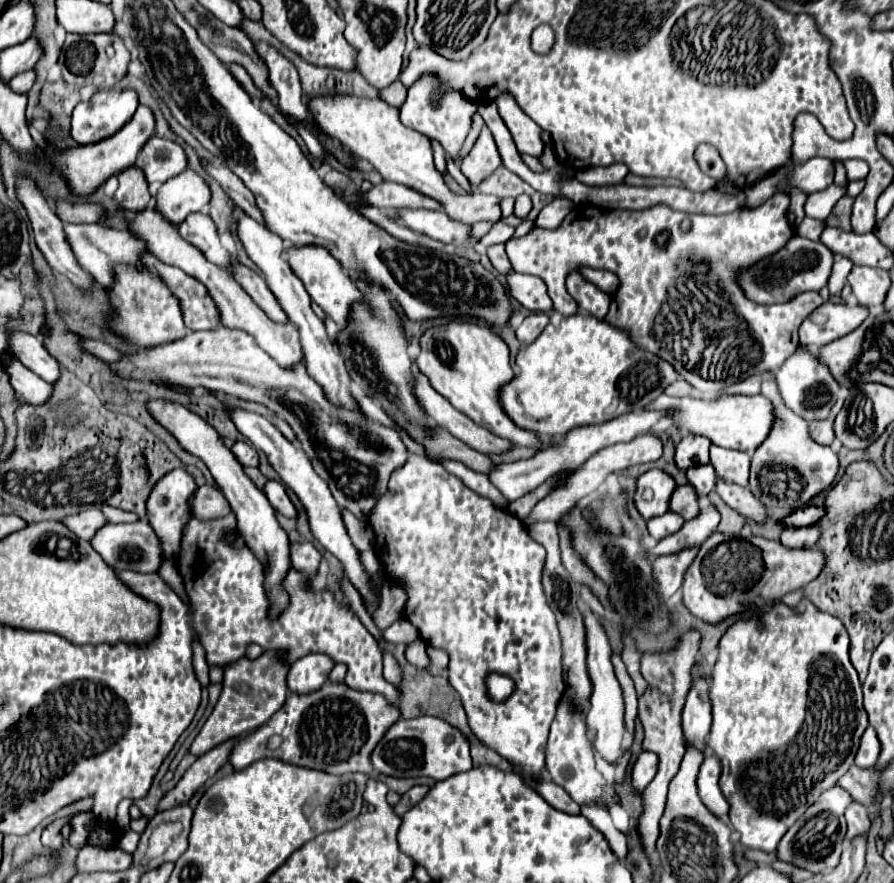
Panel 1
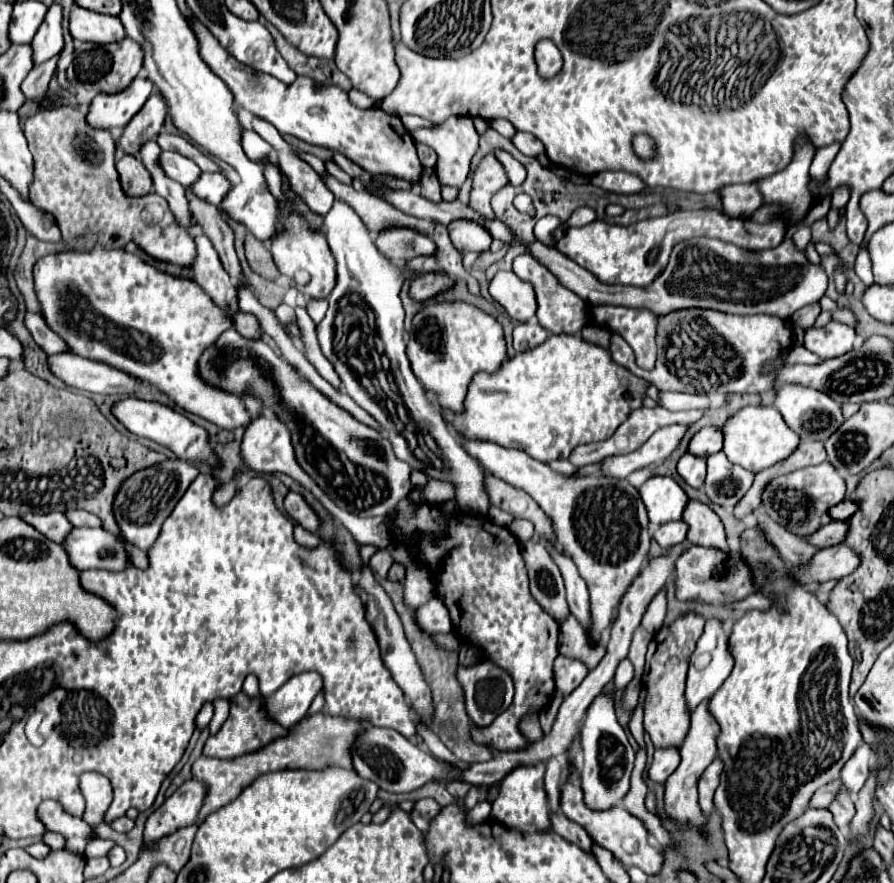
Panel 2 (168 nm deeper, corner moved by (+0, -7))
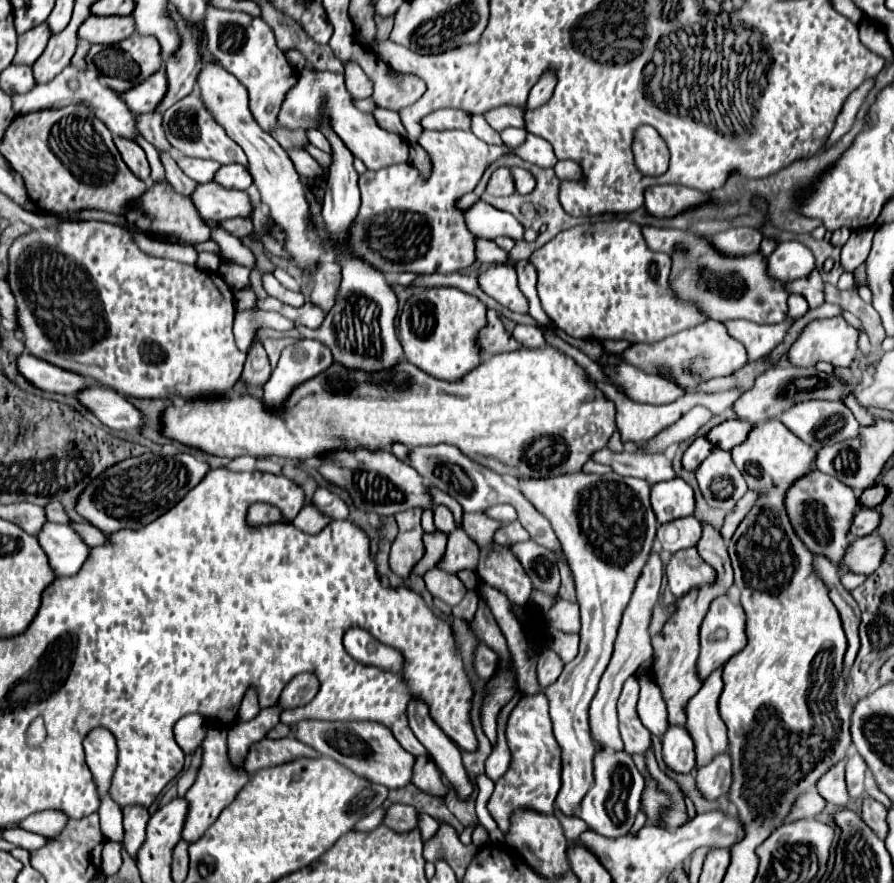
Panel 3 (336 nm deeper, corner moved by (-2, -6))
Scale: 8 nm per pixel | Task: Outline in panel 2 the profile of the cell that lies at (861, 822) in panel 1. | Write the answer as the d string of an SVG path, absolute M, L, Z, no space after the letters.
M840 790L840 794L836 794L836 802L832 802L832 806L828 810L832 812L838 828L846 830L850 820L854 818L854 812L856 812L856 808L852 806L852 798L850 798L848 790Z

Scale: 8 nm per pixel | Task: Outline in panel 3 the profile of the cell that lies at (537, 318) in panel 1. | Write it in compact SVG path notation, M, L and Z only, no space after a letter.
M516 325L512 335L522 347L542 347L546 343L542 331L538 327L530 327L530 325Z

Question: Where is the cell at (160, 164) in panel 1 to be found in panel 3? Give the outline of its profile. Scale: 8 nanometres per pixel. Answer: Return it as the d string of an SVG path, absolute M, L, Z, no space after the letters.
M176 155L178 167L196 183L210 183L214 173L220 169L216 161L206 161L206 159L194 159L186 155Z

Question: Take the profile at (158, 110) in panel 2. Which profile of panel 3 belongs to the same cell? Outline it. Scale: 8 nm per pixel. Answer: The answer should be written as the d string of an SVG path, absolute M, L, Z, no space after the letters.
M170 2L168 11L170 11L170 17L174 19L176 29L182 33L182 41L186 41L186 45L182 45L182 53L178 53L178 57L174 57L174 61L170 61L170 65L166 65L168 91L166 91L164 99L160 101L160 105L154 109L156 113L164 113L176 101L190 95L196 85L196 79L200 75L200 69L204 67L202 59L198 57L198 33L190 33L190 29L186 29L186 25L182 25L178 11Z

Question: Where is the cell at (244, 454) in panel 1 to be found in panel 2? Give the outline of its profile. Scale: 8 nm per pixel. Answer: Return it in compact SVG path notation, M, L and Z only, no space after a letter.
M258 414L256 418L252 418L252 422L246 428L244 440L242 440L242 458L244 458L246 466L250 466L258 474L282 472L282 474L288 474L290 478L294 478L296 482L300 482L304 488L308 488L312 492L318 490L318 486L312 482L312 478L308 478L308 474L298 466L296 456L294 456L294 446L290 440L290 432L278 418L268 418L264 414Z

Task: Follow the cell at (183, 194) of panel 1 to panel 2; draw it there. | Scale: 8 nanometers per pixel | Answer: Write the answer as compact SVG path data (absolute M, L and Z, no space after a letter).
M206 172L198 178L196 184L192 184L192 190L198 198L204 198L206 202L212 202L216 206L230 188L232 188L232 182L224 172L212 172L212 174Z

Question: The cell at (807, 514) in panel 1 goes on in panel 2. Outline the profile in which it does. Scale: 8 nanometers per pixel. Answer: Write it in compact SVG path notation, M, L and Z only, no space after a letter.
M844 500L844 502L840 502L838 506L834 506L834 508L830 510L830 518L832 518L832 520L848 520L856 510L858 510L858 502Z

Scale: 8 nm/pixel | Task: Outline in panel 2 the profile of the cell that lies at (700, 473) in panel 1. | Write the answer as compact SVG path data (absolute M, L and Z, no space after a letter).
M686 452L686 454L678 460L676 470L678 470L678 474L680 474L692 488L702 488L702 484L704 484L704 474L706 474L706 460L704 460L704 458Z

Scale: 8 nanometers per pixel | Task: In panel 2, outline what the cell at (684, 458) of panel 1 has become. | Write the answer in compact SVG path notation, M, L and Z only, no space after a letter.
M708 426L708 428L702 428L698 434L694 434L694 438L690 440L688 452L694 456L700 456L700 458L706 458L710 454L720 452L722 442L724 442L724 438L720 434L720 428Z

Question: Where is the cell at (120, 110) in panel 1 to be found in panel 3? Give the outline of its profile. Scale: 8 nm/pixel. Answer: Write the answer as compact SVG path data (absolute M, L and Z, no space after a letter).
M160 69L154 75L150 75L146 81L142 81L140 85L122 93L120 99L130 107L134 115L140 115L140 113L144 115L156 109L164 93L166 93L166 73L164 69Z

